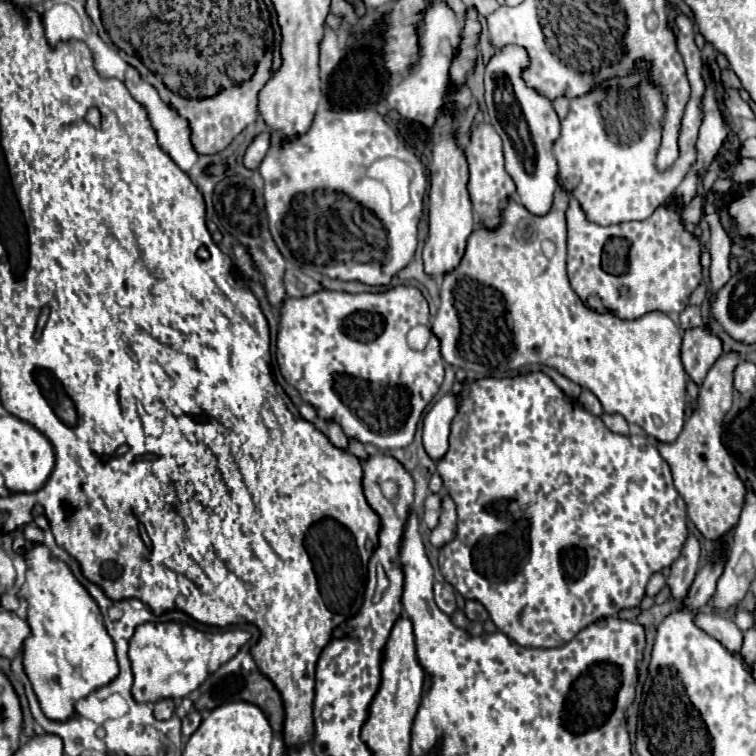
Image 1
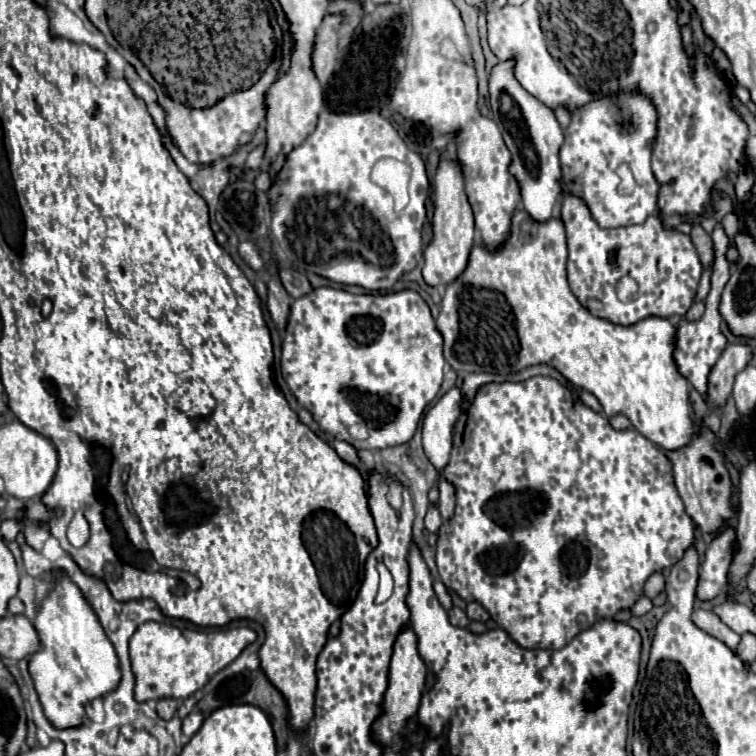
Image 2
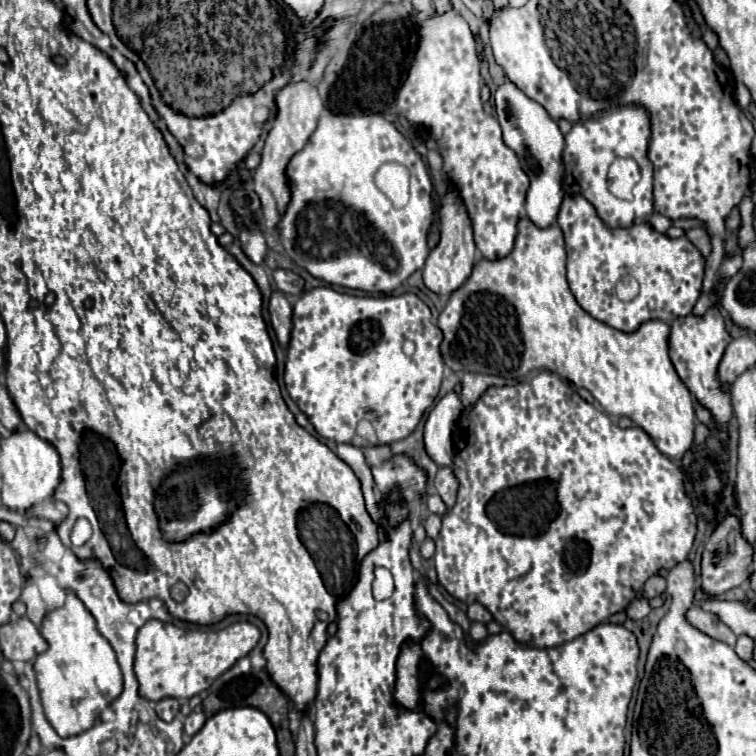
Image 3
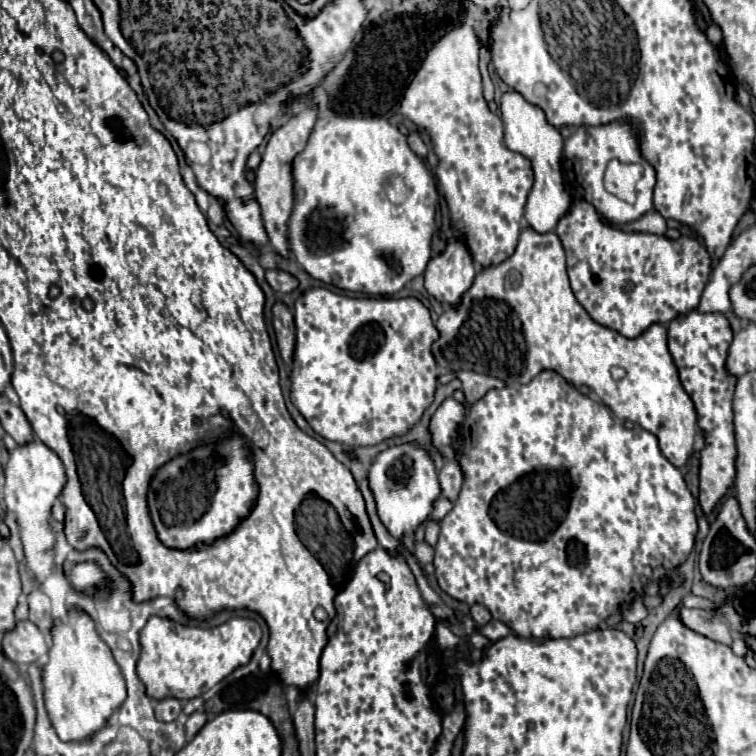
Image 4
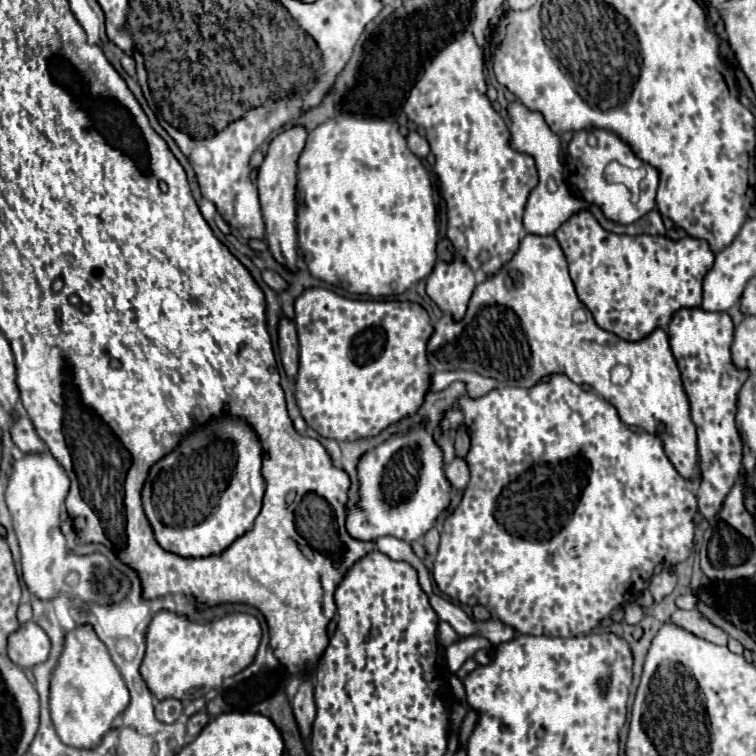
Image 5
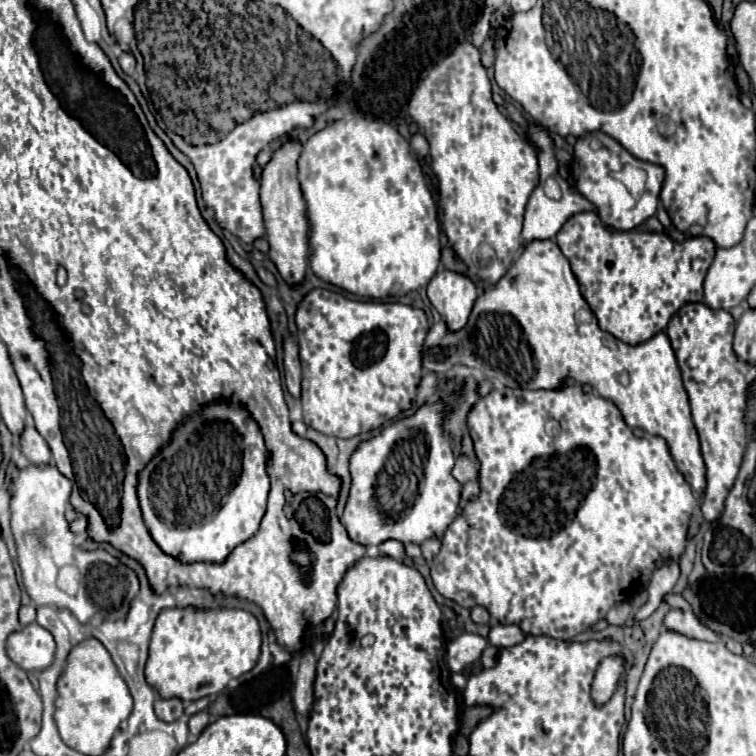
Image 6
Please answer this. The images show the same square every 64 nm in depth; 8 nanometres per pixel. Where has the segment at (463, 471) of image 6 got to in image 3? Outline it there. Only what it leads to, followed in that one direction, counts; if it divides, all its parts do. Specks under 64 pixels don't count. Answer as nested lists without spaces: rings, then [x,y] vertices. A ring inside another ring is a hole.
[[[444,466],[438,470],[436,486],[438,486],[438,494],[442,496],[446,506],[454,506],[456,494],[458,494],[458,480],[456,480],[454,470],[450,466]]]

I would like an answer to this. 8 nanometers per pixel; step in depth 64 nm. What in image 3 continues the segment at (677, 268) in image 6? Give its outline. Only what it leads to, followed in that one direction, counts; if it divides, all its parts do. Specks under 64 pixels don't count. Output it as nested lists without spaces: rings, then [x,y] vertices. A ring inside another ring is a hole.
[[[572,194],[564,198],[558,226],[566,242],[570,290],[578,304],[596,320],[630,334],[648,320],[658,318],[670,322],[676,316],[688,316],[698,302],[706,258],[686,236],[672,240],[666,234],[652,230],[650,224],[608,228],[586,198]],[[626,274],[634,276],[640,284],[640,294],[630,302],[622,302],[616,296],[616,282]],[[680,294],[684,300],[680,300]]]

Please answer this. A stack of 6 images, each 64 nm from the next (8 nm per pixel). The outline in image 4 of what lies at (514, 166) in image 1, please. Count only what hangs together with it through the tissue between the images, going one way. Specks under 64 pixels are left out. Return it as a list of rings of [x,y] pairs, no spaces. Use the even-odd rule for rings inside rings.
[[[518,92],[504,94],[500,110],[502,110],[502,120],[504,120],[504,142],[506,142],[506,146],[510,150],[526,156],[534,168],[534,186],[528,194],[526,212],[524,212],[526,224],[540,234],[552,232],[556,228],[556,224],[560,222],[560,218],[566,216],[570,206],[572,206],[572,198],[566,192],[564,178],[562,178],[564,140],[562,140],[560,132],[546,122],[544,112],[540,108],[528,104]]]

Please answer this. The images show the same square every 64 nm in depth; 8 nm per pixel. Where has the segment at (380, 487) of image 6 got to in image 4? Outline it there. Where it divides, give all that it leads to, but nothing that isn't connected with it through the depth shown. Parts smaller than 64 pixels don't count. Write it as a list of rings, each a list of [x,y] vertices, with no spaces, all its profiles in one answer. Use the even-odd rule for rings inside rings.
[[[406,442],[390,446],[376,454],[366,474],[370,492],[376,502],[376,512],[384,528],[396,540],[412,546],[414,534],[418,526],[426,524],[434,510],[434,500],[442,496],[438,470],[430,458],[430,454],[418,442]]]

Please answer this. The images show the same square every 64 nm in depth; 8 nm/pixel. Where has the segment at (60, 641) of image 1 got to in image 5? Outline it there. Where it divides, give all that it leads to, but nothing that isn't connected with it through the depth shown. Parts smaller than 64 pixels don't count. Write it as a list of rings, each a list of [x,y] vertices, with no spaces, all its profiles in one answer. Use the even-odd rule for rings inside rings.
[[[88,626],[66,634],[64,652],[52,674],[50,684],[50,714],[60,740],[68,746],[92,750],[114,728],[114,720],[124,714],[130,704],[130,694],[112,662],[106,646]]]

